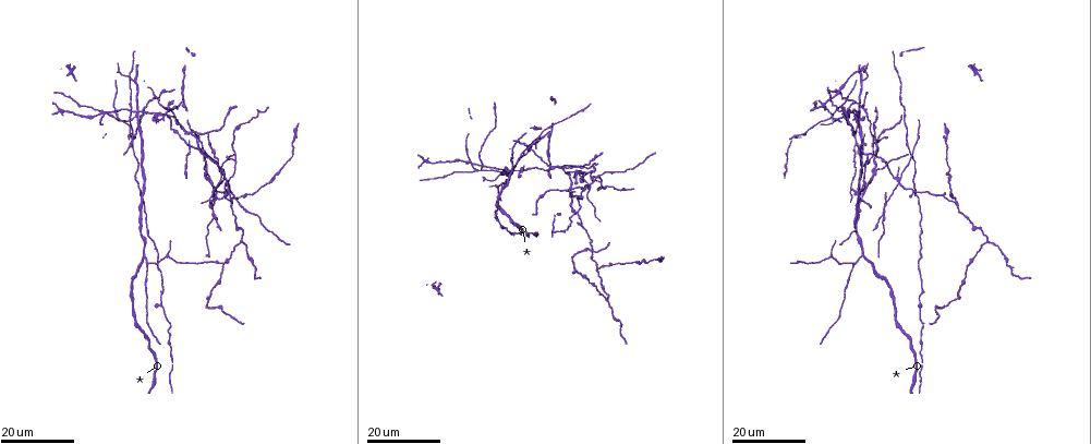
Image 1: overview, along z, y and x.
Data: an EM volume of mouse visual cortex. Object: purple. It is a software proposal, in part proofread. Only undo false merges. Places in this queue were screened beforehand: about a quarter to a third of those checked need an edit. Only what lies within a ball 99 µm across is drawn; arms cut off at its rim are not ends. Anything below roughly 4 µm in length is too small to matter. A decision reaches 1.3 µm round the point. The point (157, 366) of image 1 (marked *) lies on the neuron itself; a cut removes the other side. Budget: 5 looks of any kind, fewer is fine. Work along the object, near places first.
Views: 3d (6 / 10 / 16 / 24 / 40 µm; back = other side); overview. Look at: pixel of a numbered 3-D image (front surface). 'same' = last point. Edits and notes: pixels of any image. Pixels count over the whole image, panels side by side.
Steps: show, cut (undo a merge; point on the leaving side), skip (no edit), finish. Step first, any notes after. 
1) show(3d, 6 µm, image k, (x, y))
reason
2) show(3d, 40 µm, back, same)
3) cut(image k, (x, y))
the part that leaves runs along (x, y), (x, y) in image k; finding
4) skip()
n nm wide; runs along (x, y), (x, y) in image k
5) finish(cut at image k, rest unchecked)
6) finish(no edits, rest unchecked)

show(3d, 24 µm, image 1, (861, 255))
small branch off a trunk

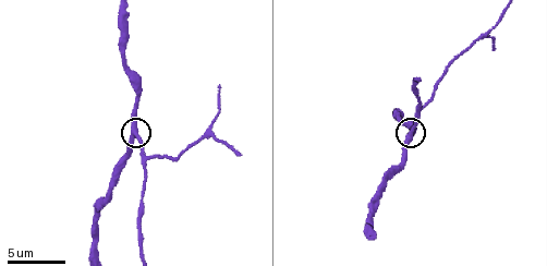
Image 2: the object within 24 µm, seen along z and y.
show(3d, 6 µm, image 2, (410, 134))

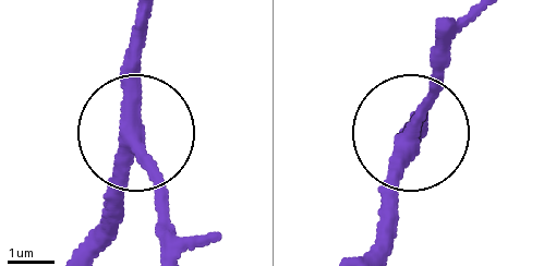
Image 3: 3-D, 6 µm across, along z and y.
skip()
3 arms; one neuron here

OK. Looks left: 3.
show(3d, 24 µm, image 1, (142, 148))
calibre changes

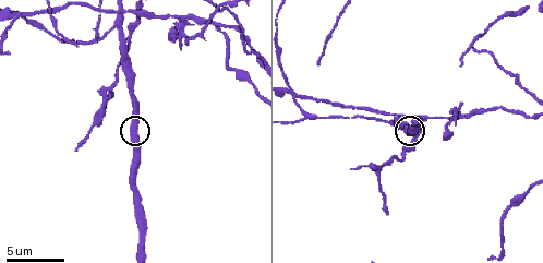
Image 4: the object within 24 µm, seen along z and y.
show(3d, 6 µm, image 4, (133, 125))

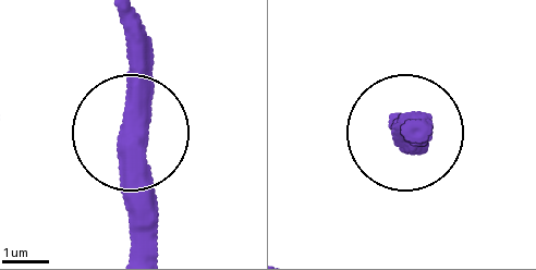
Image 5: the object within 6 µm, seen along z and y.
skip()
510 nm wide; runs along (141, 246), (130, 16) in image 5; all the same neuron

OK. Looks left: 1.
show(3d, 10 µm, image 4, (294, 102))
branch point

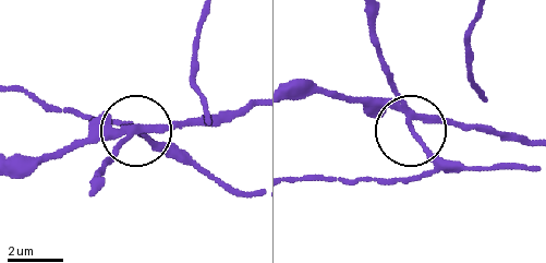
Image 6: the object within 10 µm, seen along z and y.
cut(image 6, (89, 129))
side arm 19 µm; the part that leaves runs along (135, 134), (253, 106) in image 6; two neurons meet here

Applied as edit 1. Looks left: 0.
finish(cut at image 6, rest unchecked)

